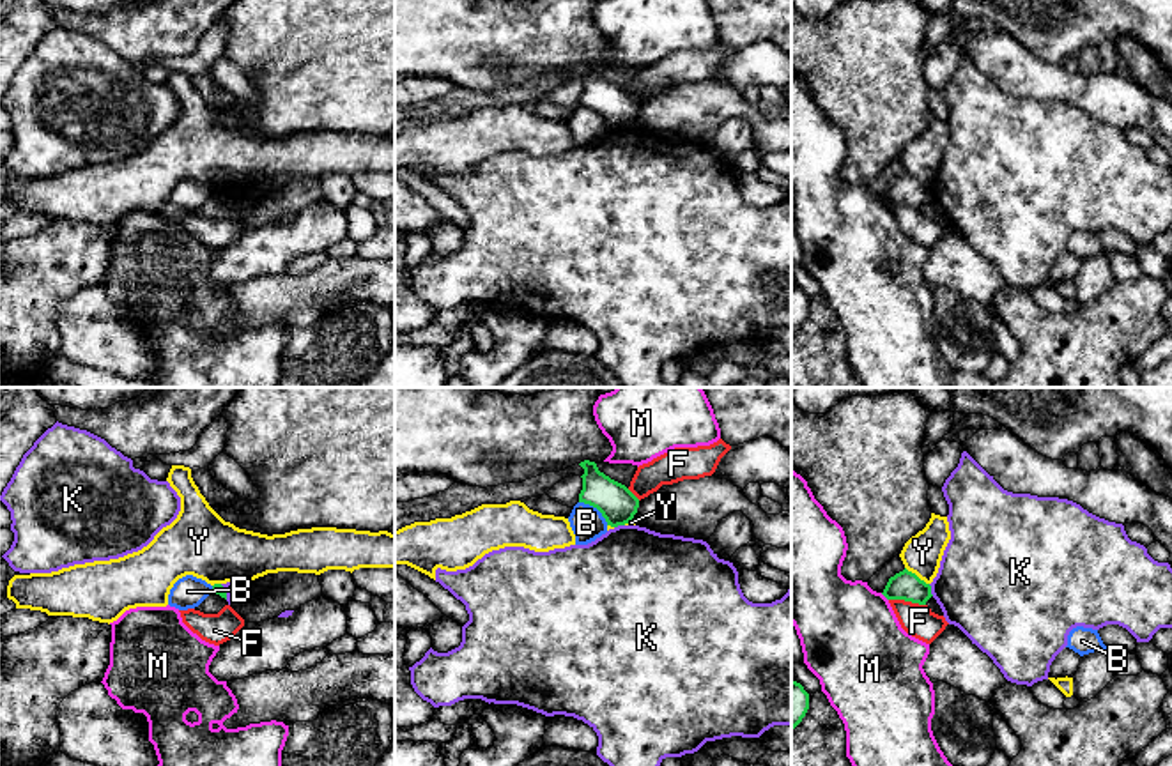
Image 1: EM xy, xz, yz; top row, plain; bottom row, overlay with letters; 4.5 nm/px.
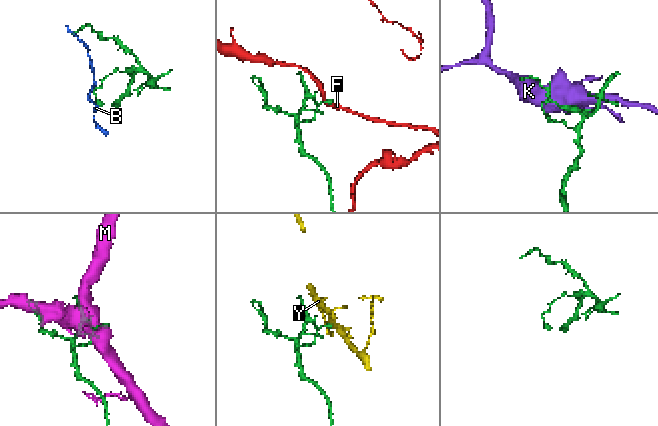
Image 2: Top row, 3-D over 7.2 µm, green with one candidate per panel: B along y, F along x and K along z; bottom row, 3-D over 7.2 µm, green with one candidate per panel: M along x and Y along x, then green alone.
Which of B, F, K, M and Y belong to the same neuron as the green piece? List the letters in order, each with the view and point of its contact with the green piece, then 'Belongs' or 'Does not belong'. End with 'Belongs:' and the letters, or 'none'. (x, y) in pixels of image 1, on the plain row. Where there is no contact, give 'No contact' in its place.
B: Touches green at xz (595, 110). Does not belong
F: Touches green at yz (907, 204). Does not belong
K: Touches green at yz (930, 193). Does not belong
M: Touches green at yz (884, 199). Does not belong
Y: Touches green at yz (916, 179). Does not belong
Belongs: none

